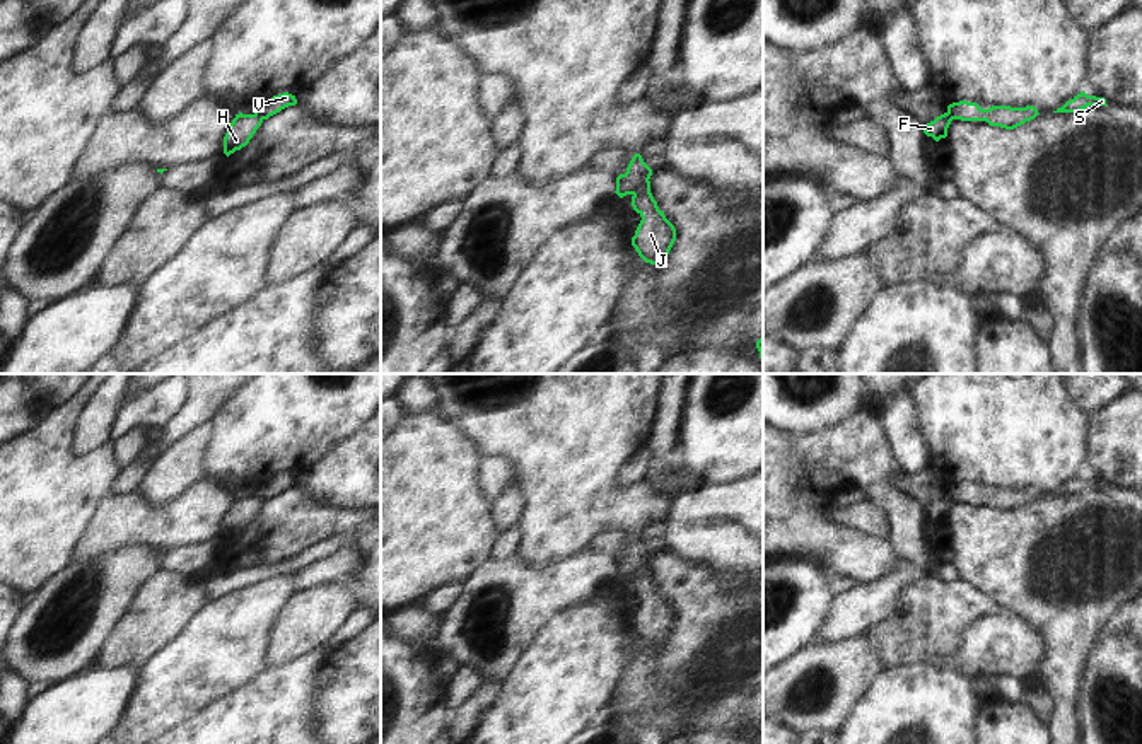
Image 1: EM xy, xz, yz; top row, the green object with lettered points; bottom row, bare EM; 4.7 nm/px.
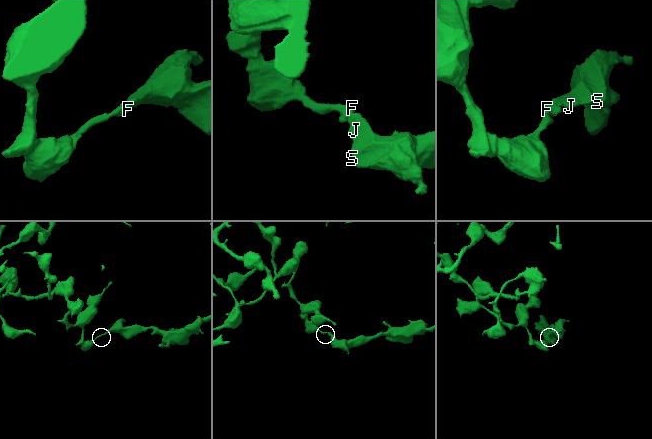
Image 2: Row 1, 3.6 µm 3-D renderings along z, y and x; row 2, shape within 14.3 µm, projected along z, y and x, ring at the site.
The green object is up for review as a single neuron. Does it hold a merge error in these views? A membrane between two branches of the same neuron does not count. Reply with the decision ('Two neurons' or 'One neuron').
Two neurons

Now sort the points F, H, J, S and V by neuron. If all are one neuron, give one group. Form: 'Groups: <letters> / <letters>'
Groups: F H / J S V

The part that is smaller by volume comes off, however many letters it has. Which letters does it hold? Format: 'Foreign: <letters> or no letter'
Foreign: J, S, V

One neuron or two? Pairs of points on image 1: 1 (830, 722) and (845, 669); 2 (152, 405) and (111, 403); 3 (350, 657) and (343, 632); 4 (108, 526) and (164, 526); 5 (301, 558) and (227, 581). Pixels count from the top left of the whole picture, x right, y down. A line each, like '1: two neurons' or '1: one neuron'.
1: one neuron
2: two neurons
3: two neurons
4: one neuron
5: one neuron

